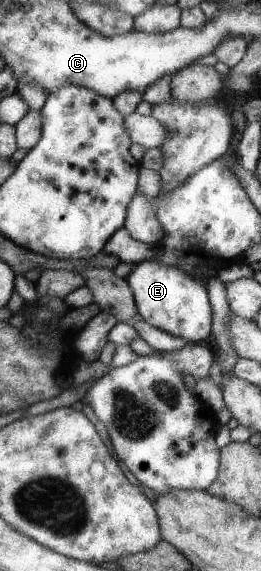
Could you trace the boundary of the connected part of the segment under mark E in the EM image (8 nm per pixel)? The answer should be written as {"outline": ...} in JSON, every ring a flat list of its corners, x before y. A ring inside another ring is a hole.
{"outline":[[143,259,131,263,124,279,134,296,140,318,147,324,182,338,189,344,201,342,201,339,209,336,212,312,204,282,200,278,193,278,177,267,155,259]]}

